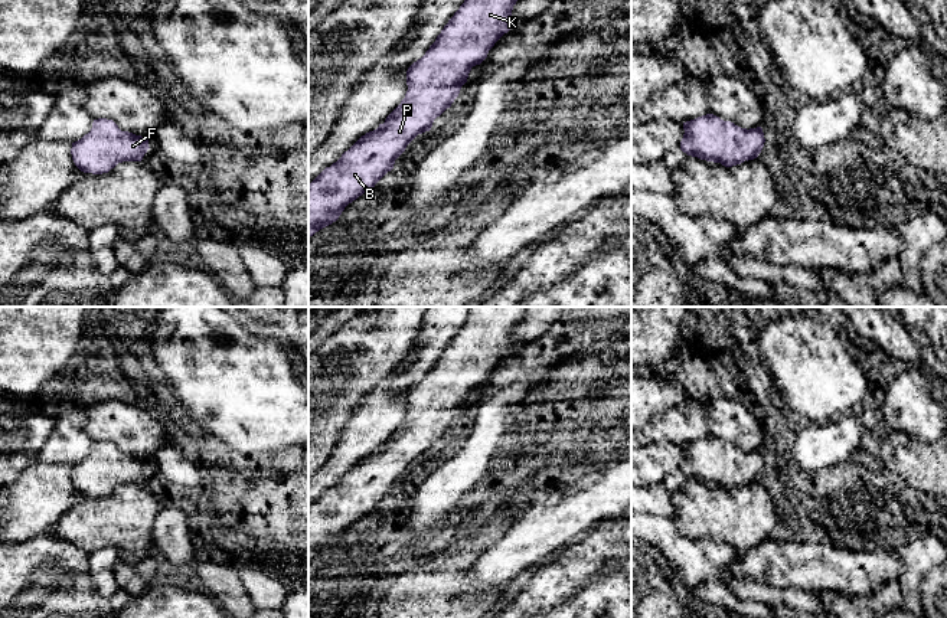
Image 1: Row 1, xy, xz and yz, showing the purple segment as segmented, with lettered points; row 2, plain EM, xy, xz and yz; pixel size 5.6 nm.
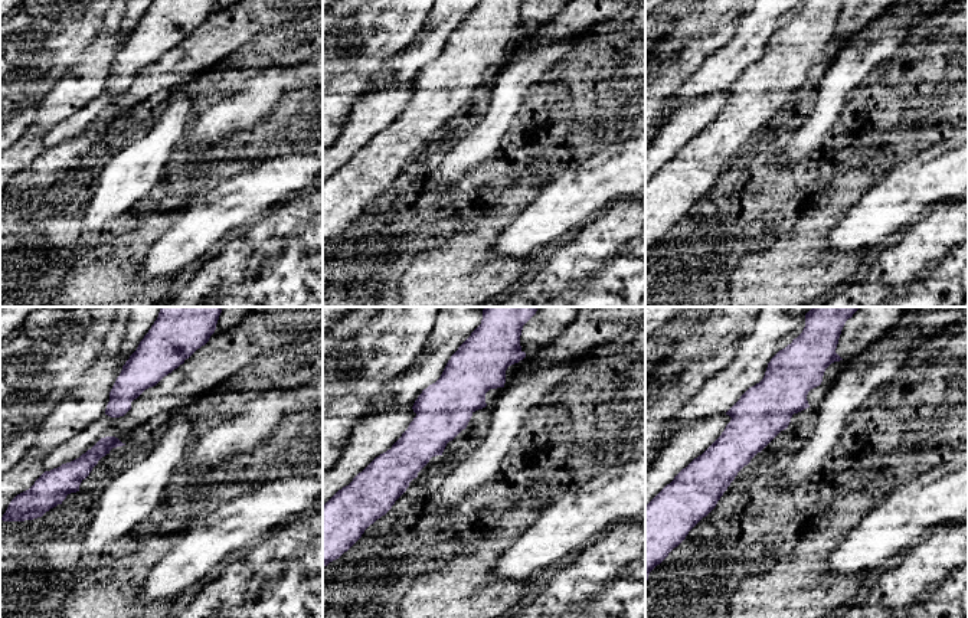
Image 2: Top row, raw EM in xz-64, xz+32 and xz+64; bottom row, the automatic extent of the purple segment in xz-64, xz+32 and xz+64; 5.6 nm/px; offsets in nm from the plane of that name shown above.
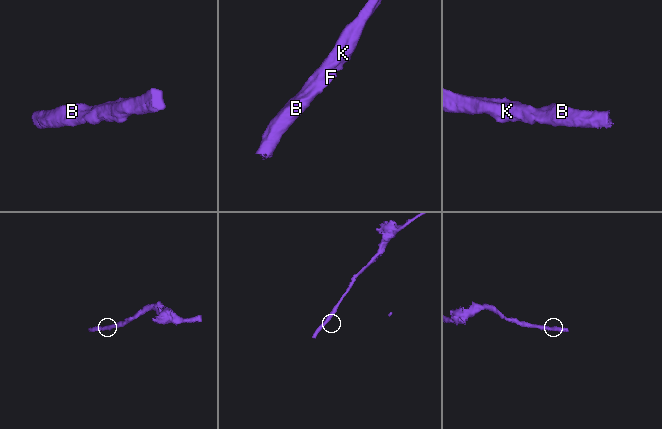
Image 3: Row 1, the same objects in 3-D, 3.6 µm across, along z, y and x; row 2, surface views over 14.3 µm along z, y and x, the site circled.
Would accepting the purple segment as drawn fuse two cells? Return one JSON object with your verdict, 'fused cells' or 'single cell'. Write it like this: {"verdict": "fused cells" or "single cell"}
{"verdict": "single cell"}

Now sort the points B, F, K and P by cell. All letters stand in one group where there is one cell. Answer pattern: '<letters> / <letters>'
B F K P

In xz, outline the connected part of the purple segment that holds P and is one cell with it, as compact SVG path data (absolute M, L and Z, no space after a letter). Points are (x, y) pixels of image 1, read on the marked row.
M464 0L425 55L406 71L408 91L383 124L362 135L342 157L308 184L308 238L339 219L344 207L394 169L395 160L458 97L473 66L480 65L494 43L513 29L512 10L517 0Z

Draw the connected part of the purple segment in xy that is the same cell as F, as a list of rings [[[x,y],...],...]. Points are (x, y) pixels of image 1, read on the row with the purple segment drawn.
[[[98,118],[88,134],[72,143],[71,154],[81,171],[102,174],[118,163],[141,161],[148,148],[146,137],[121,131],[112,120]]]

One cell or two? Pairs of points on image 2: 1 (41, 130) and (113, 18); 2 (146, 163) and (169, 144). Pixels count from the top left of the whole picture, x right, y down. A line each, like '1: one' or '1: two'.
1: one
2: one

